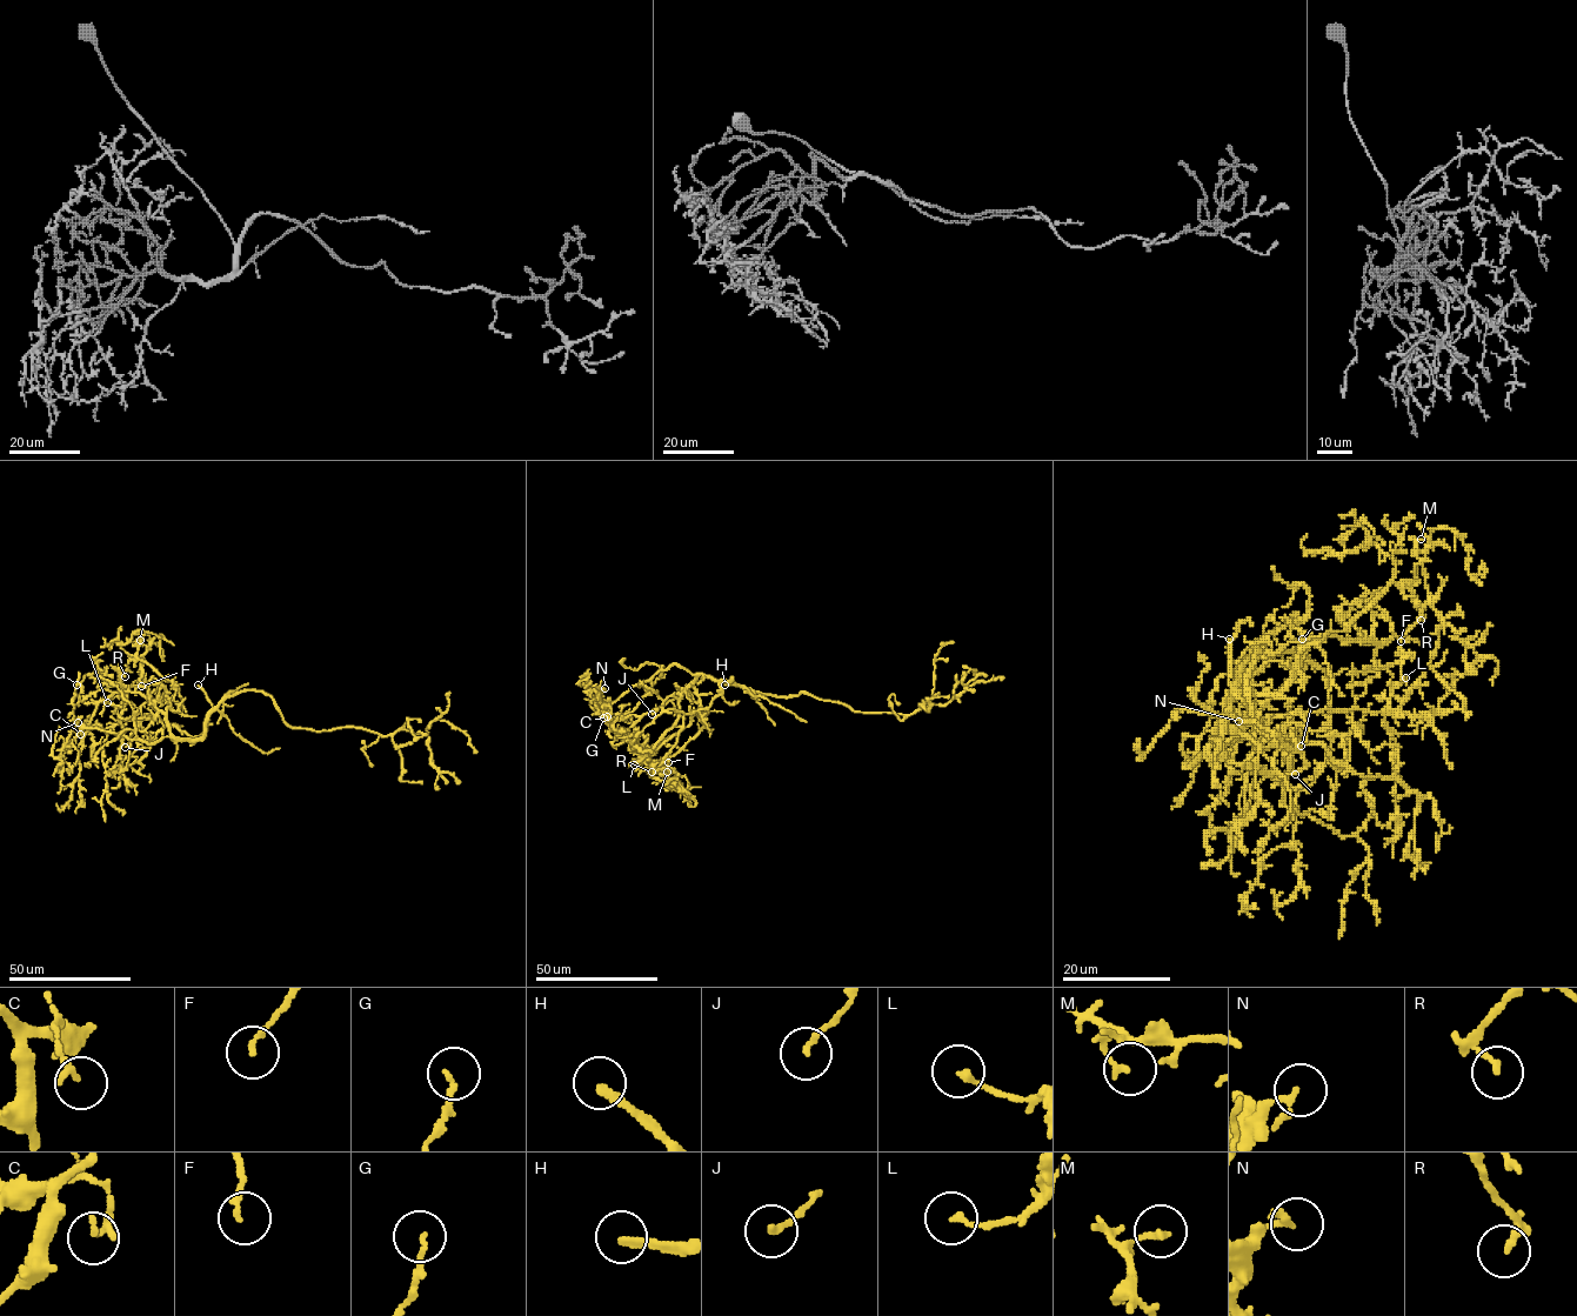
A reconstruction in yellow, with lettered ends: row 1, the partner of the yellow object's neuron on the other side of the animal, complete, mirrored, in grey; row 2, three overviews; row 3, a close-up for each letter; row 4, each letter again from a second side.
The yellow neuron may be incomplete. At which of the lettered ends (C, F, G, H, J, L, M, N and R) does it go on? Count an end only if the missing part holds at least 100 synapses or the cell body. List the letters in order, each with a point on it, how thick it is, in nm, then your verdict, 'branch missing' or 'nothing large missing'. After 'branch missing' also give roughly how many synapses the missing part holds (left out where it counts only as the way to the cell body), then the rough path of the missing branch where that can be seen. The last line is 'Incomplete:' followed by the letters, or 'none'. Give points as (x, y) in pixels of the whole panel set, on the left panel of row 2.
C: (80, 734) | 190 nm | nothing large missing
F: (141, 686) | 160 nm | nothing large missing
G: (77, 685) | 130 nm | nothing large missing
H: (198, 685) | 220 nm | branch missing | (198, 685), (148, 645), (98, 585)
J: (125, 747) | 140 nm | nothing large missing
L: (107, 702) | 170 nm | nothing large missing
M: (140, 640) | 180 nm | nothing large missing
N: (78, 722) | 120 nm | nothing large missing
R: (125, 676) | 170 nm | nothing large missing
Incomplete: H

